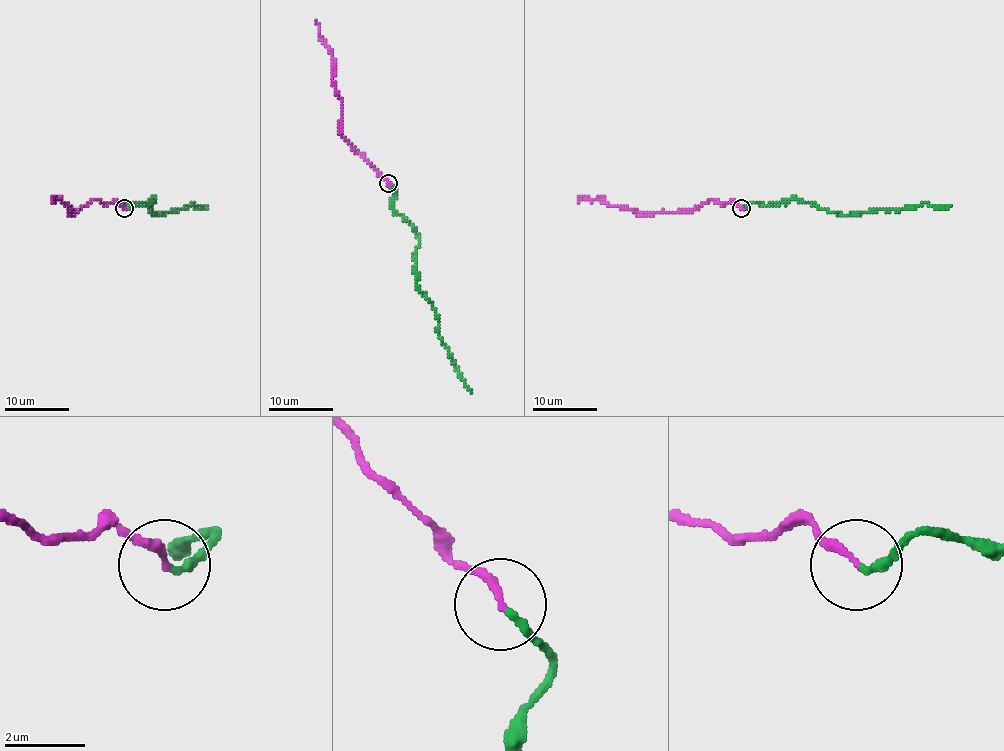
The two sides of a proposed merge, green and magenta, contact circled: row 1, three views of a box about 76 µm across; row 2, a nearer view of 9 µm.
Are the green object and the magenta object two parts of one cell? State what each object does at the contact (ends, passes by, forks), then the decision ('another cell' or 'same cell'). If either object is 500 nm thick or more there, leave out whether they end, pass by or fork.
green ends; magenta ends; same cell

